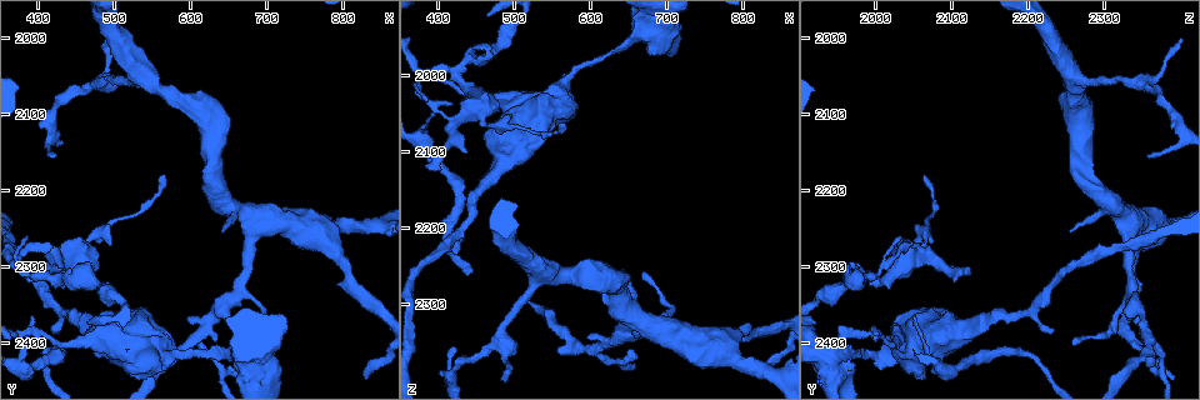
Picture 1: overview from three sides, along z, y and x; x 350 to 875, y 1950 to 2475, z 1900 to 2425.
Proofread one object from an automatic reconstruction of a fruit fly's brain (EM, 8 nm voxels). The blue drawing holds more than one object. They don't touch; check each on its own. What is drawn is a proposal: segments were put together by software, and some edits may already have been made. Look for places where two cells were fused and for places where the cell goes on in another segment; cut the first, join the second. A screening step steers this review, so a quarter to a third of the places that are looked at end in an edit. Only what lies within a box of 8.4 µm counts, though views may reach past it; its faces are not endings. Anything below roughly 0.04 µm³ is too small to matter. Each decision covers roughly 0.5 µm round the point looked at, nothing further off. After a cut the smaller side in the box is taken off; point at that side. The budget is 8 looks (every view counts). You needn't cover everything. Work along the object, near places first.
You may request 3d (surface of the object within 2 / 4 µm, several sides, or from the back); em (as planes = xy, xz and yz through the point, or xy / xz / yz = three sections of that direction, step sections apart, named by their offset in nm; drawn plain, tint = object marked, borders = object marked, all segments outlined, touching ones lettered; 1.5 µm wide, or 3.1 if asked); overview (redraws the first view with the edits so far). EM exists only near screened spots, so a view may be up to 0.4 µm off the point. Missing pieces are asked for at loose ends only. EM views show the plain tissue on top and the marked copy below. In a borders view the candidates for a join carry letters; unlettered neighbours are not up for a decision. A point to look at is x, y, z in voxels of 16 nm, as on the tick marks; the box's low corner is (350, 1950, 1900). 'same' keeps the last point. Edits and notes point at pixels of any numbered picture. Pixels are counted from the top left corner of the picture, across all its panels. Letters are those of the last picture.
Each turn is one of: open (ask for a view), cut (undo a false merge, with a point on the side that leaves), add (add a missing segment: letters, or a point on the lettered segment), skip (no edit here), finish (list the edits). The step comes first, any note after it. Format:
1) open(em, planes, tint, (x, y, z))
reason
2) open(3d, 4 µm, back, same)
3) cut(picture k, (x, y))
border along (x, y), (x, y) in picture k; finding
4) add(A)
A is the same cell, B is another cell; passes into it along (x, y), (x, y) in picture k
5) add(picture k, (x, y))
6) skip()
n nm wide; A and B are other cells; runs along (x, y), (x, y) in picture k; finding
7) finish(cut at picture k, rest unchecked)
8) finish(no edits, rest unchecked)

open(em, planes, borders, (560, 2180, 2065))

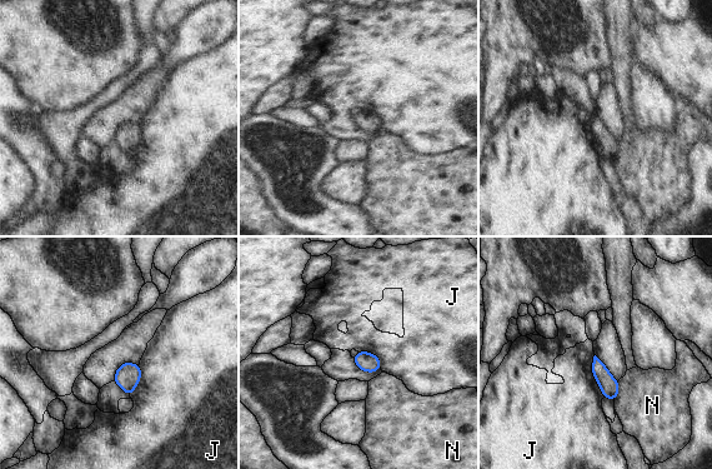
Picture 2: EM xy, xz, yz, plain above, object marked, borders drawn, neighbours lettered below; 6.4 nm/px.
skip()
J and N are other cells; border along (593, 355), (591, 372), (603, 397) in picture 2; none of them fits

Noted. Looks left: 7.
open(em, xz, step 8, borders, (420, 2385, 2230))

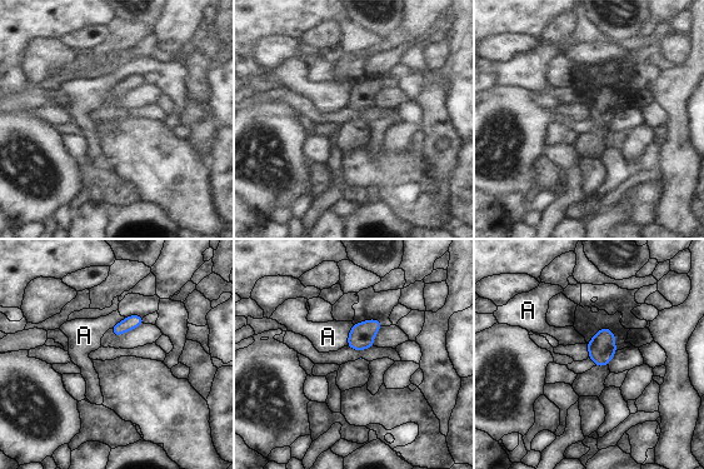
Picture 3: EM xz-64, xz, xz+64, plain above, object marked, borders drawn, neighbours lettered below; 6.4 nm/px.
skip()
150 nm wide; A is another cell; border along (353, 324), (346, 345) in picture 3; none of them fits

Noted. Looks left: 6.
open(em, yz, step 4, borders, (380, 2310, 2120))
free end

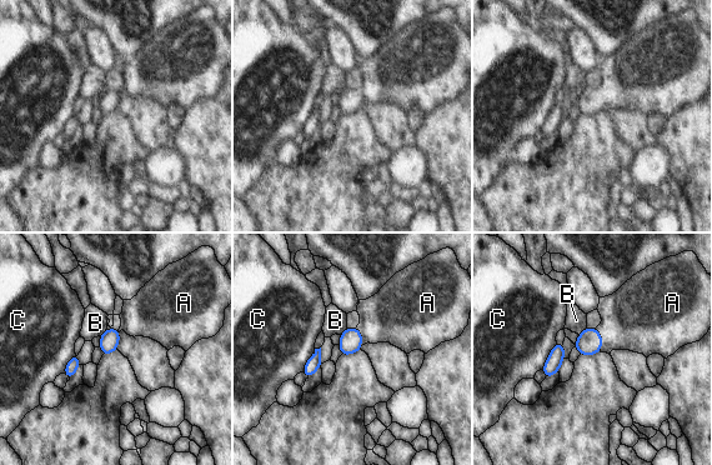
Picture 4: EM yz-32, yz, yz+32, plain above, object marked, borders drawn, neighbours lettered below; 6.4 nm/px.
open(em, planes, borders, same)
cut it another way

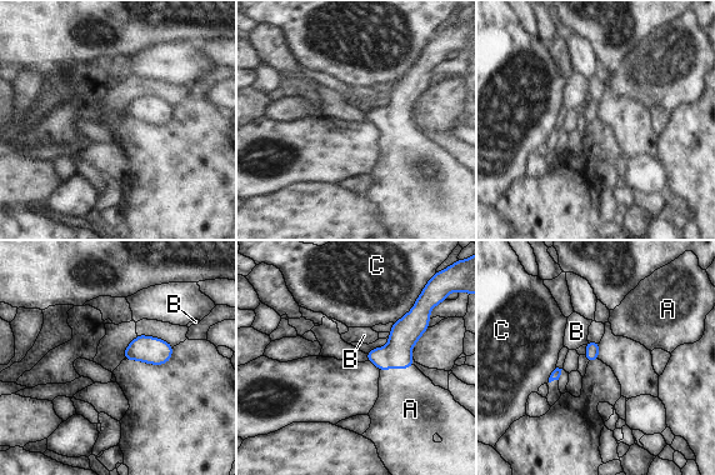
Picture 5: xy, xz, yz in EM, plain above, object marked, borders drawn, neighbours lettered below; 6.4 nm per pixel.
add(A)
A is the same cell, B and C are other cells; passes into it along (406, 331), (396, 368), (409, 404) in picture 5; the cell continues

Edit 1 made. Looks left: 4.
finish(add at picture 5, rest unchecked)

